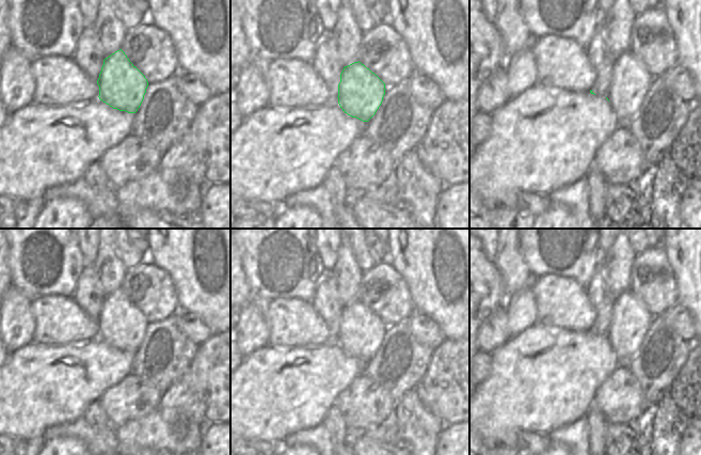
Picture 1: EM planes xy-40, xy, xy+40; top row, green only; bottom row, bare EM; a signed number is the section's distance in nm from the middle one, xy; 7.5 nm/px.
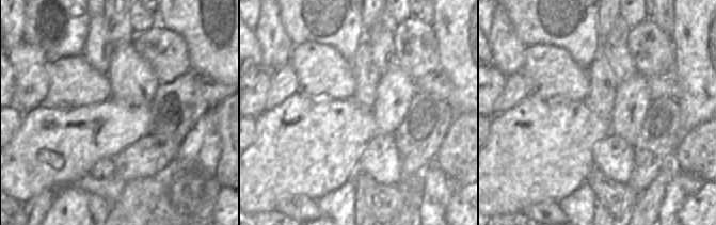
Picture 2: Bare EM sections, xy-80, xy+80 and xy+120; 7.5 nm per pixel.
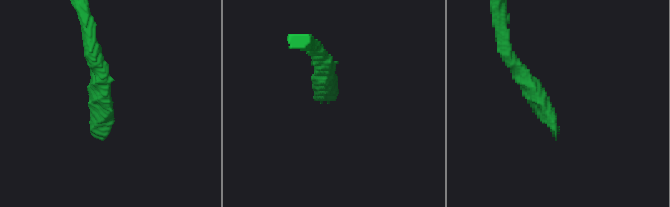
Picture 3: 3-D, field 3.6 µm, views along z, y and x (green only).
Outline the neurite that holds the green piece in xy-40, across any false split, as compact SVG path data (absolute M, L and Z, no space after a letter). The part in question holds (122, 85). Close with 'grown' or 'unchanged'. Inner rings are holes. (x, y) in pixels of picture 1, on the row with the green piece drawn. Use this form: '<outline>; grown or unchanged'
M120 49L103 60L97 84L100 100L113 109L136 113L148 81Z; unchanged

